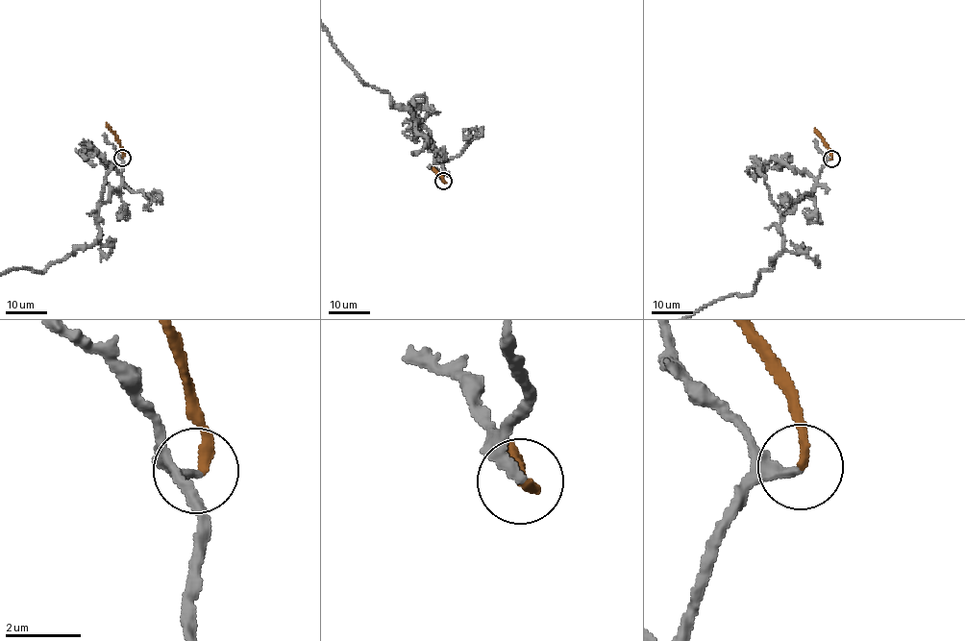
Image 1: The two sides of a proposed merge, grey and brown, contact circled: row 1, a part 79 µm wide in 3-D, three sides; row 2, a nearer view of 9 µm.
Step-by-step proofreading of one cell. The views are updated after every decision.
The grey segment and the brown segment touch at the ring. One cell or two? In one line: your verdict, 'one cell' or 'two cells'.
one cell

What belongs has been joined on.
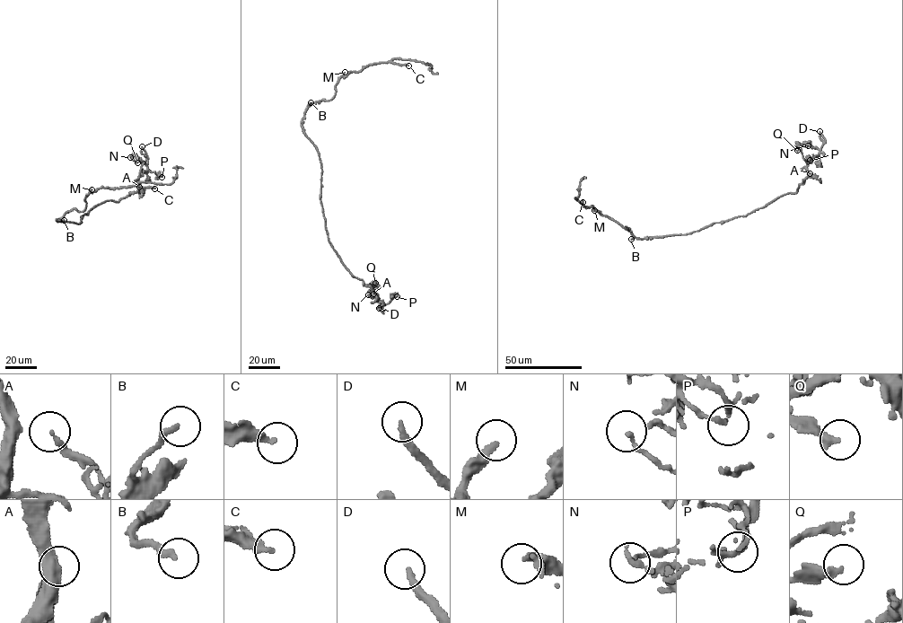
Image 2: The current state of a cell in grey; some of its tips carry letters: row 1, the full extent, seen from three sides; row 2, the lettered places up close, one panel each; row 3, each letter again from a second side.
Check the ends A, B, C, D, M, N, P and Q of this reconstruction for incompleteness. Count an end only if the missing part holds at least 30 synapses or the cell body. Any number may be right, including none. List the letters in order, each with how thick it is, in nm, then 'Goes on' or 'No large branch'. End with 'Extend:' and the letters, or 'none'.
A: Thickness 120 nm. No large branch
B: Thickness 220 nm. No large branch
C: Thickness 260 nm. Goes on
D: Thickness 240 nm. Goes on
M: Thickness 320 nm. No large branch
N: Thickness 110 nm. No large branch
P: Thickness 140 nm. No large branch
Q: Thickness 320 nm. No large branch
Extend: C, D

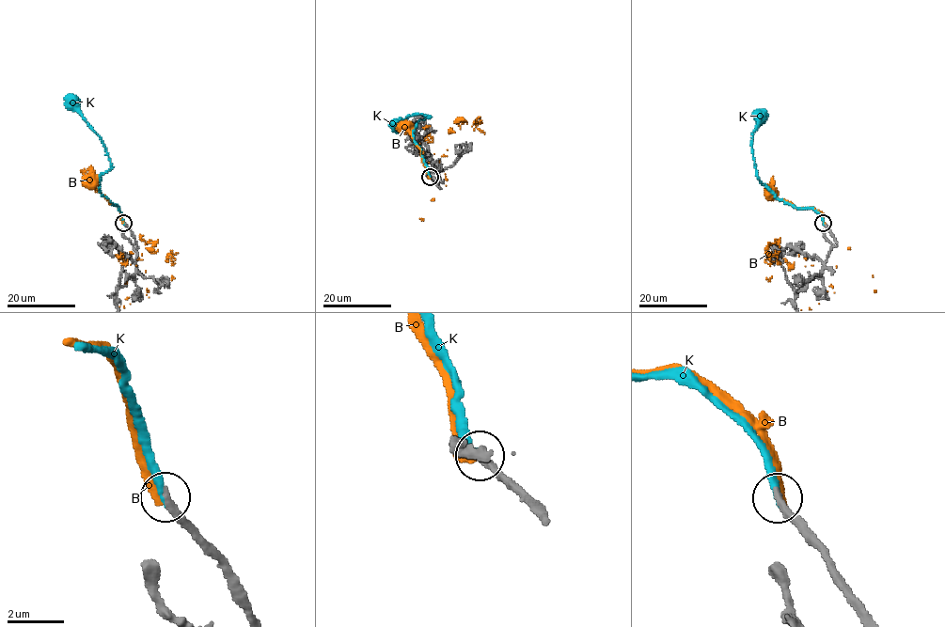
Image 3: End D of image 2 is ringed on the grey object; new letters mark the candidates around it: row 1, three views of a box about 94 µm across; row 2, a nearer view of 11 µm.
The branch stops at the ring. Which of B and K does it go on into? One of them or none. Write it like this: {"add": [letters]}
{"add": ["K"]}

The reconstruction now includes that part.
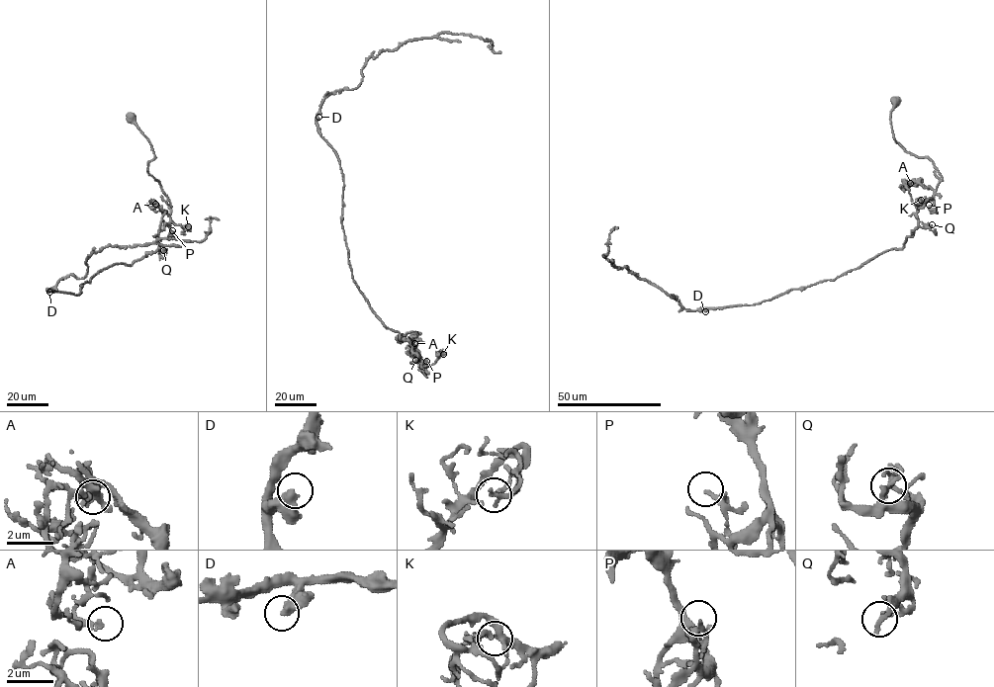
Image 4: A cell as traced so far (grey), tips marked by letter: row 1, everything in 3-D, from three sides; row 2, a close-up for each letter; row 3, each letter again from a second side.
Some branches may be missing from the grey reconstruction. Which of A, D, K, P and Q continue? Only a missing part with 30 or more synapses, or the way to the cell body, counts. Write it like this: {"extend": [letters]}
{"extend": []}

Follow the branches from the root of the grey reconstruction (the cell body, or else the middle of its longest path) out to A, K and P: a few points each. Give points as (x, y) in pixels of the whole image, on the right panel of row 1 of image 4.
A: (896, 101), (894, 139), (928, 157), (943, 179), (917, 208), (907, 186), (900, 187), (910, 183)
K: (896, 101), (890, 122), (894, 139), (905, 151), (928, 157), (943, 179), (933, 197), (921, 200)
P: (896, 101), (890, 122), (894, 139), (905, 151), (928, 157), (943, 179), (933, 197), (935, 207), (929, 205)

